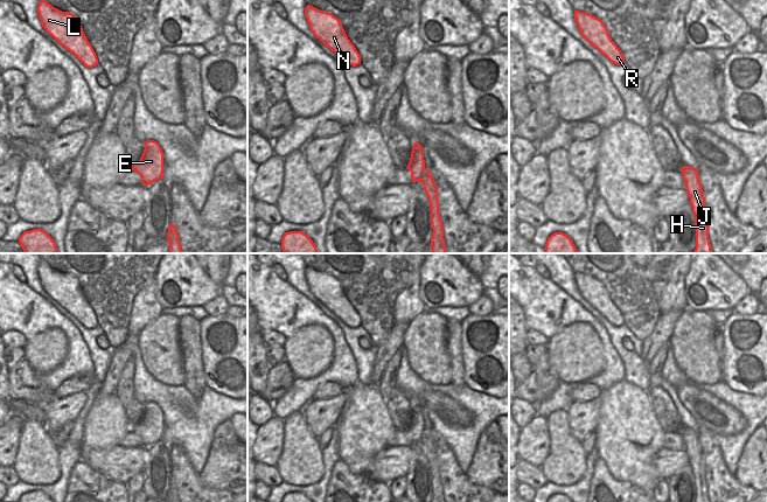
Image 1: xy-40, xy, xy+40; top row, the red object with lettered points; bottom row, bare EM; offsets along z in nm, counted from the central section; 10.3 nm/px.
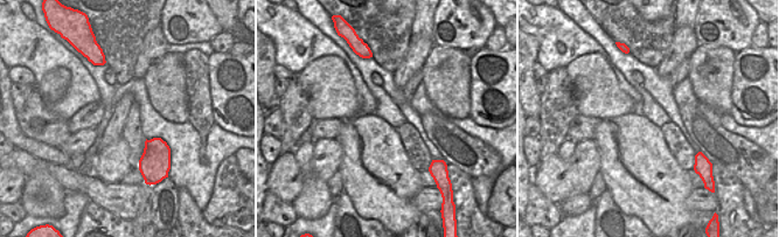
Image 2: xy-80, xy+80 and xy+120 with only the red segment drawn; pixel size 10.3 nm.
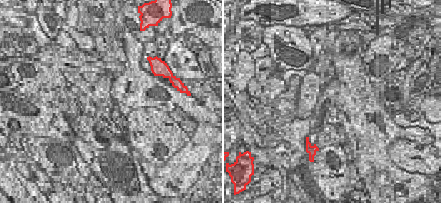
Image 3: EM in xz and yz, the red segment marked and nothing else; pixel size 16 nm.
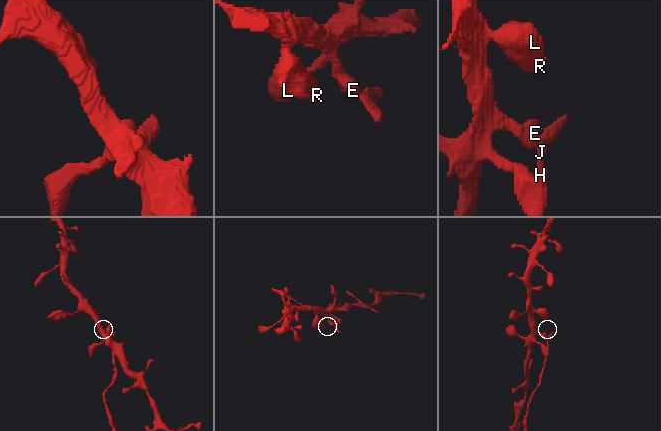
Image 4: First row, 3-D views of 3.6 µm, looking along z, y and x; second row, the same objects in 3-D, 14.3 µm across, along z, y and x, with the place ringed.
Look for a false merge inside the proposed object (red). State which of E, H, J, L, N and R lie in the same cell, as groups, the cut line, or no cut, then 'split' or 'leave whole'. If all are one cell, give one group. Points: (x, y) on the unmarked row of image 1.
E L N R / H J; cut in xy along (424, 429), (419, 441); split

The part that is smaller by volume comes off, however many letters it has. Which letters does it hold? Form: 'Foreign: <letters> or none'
Foreign: H, J

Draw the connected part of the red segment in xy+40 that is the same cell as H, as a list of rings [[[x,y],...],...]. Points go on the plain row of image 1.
[[[690,427],[682,428],[683,441],[685,444],[685,452],[690,459],[690,466],[695,476],[696,502],[709,501],[709,487],[705,480],[705,459],[699,442],[699,434],[697,430]]]

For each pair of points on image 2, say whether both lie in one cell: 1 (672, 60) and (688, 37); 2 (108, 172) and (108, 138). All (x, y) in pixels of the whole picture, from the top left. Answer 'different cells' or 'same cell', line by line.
1: same cell
2: different cells

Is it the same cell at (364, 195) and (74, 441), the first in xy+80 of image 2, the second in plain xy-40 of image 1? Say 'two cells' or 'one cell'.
two cells

